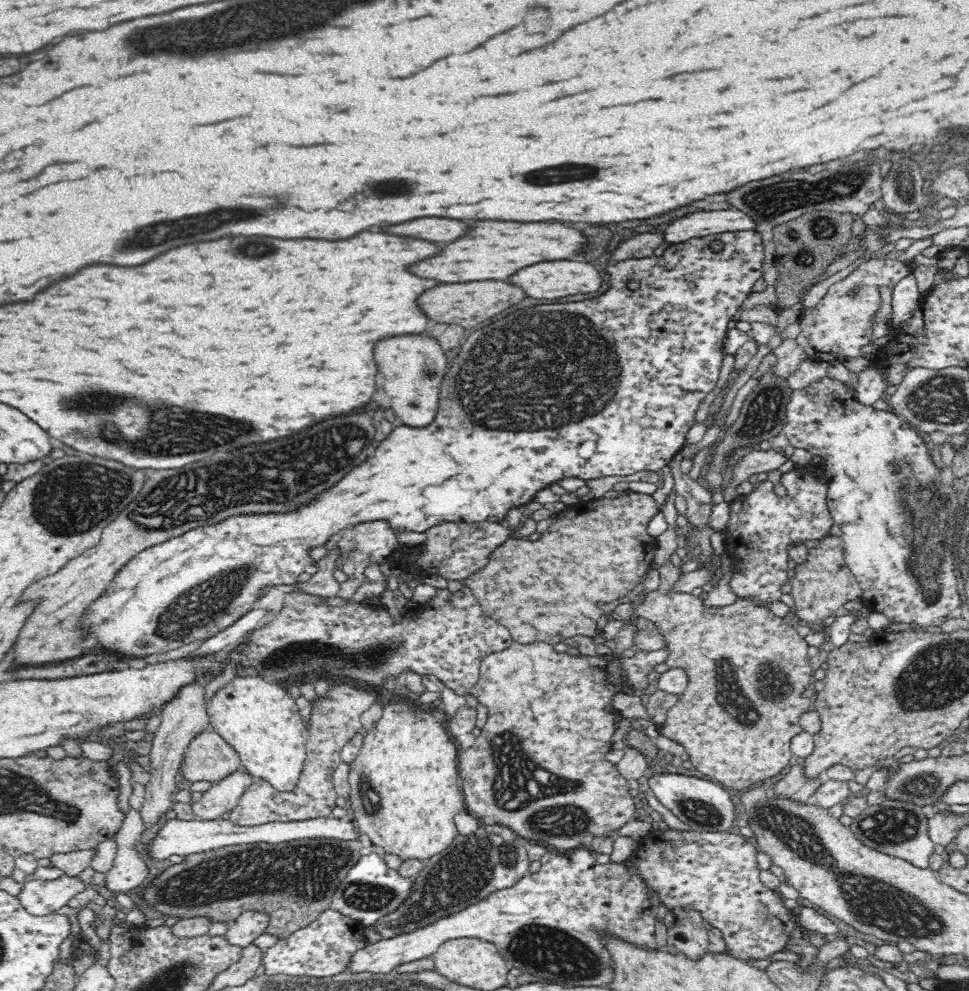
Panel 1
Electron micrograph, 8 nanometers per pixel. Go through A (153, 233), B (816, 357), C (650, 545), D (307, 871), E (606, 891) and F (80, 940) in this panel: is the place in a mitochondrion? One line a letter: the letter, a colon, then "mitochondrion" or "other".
A: mitochondrion
B: other
C: other
D: mitochondrion
E: other
F: other

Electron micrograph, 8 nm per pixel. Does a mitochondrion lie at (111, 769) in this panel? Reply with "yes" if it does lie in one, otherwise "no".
no

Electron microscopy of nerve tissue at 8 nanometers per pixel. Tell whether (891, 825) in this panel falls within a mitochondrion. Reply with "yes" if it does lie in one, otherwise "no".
yes

